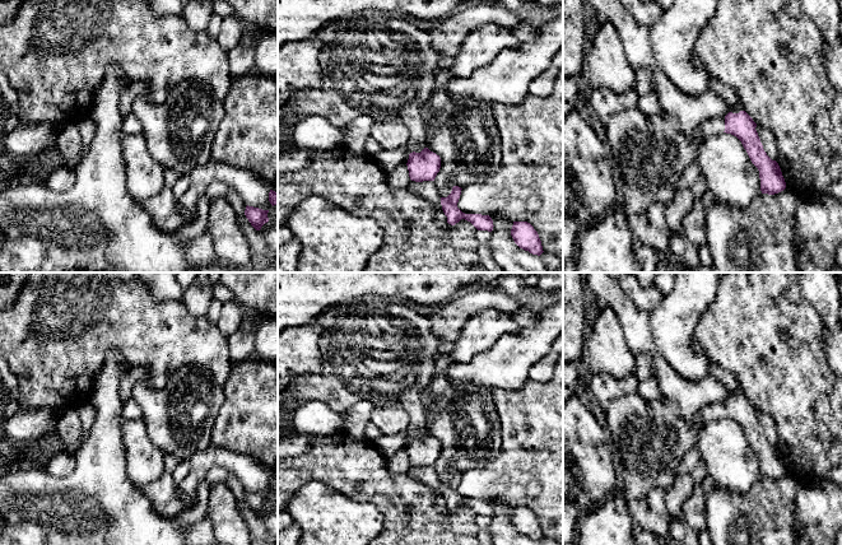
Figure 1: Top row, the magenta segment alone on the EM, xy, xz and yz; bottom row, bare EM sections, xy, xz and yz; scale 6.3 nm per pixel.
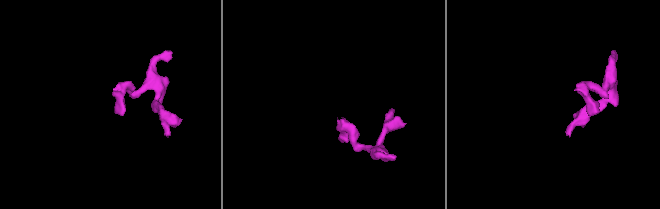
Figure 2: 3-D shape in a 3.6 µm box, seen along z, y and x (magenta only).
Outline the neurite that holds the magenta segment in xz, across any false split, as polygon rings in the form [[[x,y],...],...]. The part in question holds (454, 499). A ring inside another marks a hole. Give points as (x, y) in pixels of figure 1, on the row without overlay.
[[[453,471],[451,479],[447,483],[441,483],[441,490],[447,508],[455,511],[461,504],[470,507],[478,516],[493,516],[493,506],[489,500],[482,499],[465,499],[457,493],[457,488],[461,480],[461,472]]]

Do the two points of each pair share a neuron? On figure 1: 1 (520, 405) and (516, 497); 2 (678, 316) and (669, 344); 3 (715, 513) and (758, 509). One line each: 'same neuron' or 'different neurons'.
1: same neuron
2: same neuron
3: same neuron

